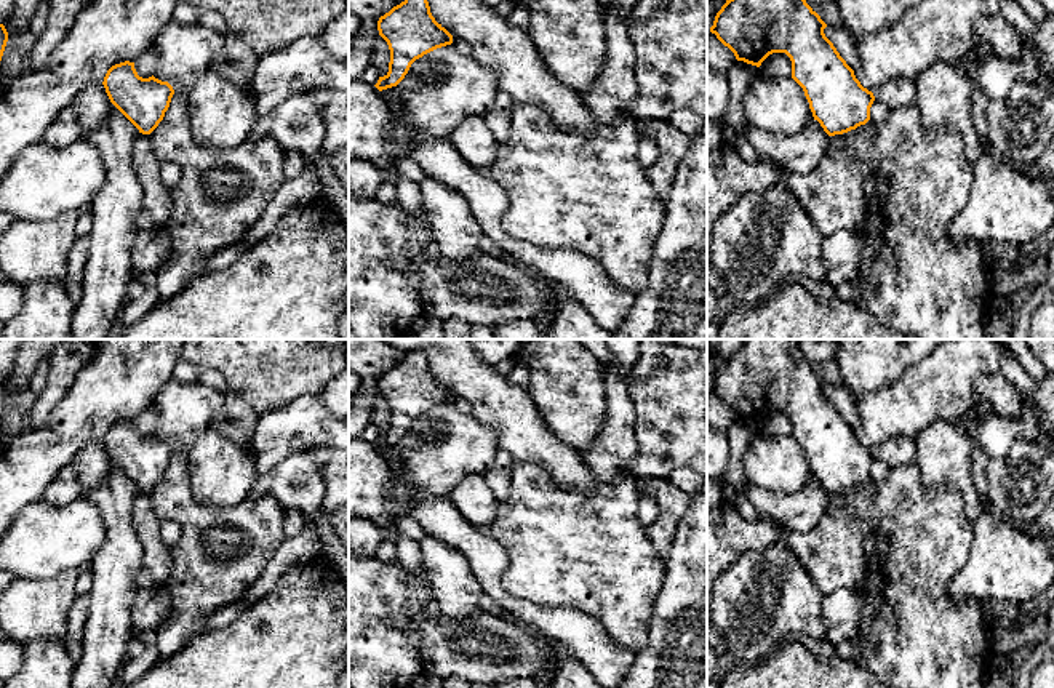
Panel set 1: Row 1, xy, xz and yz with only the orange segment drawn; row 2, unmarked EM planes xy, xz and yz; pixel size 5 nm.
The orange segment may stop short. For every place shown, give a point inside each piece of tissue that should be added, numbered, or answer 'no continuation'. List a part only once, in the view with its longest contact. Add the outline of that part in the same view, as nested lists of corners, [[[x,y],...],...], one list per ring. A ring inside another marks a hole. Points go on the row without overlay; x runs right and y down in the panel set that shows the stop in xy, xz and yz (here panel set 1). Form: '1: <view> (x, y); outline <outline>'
no continuation

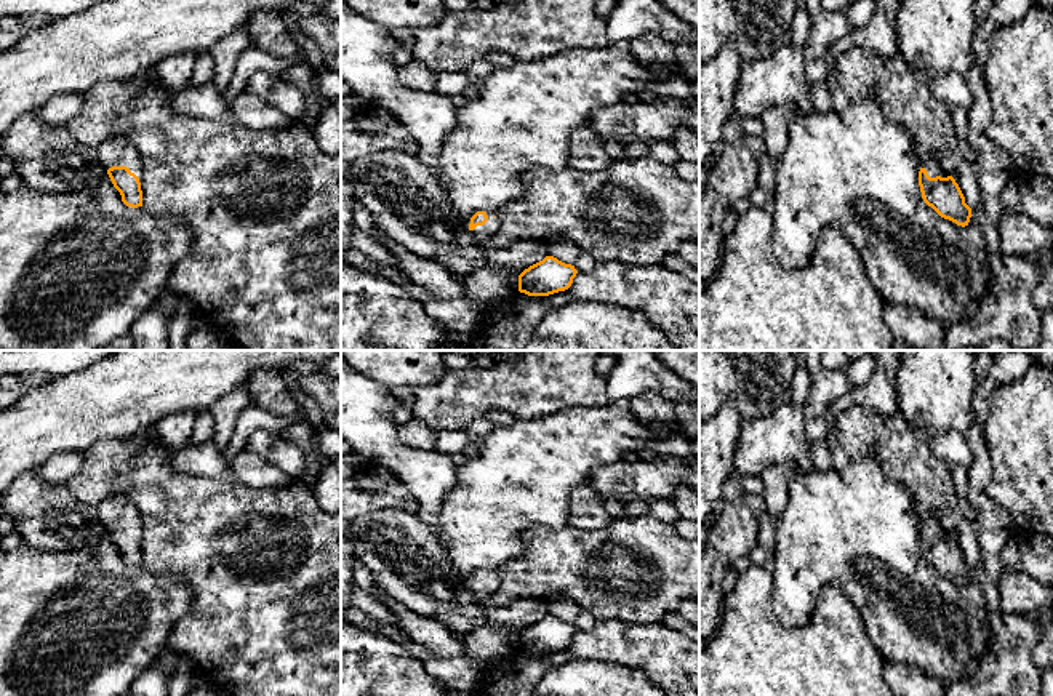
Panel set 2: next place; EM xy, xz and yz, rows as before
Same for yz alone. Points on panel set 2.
1: yz (928, 519); outline [[[927,507],[922,509],[920,526],[925,526],[930,536],[939,534],[939,522],[936,515],[930,512]]]

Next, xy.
1: xy (117, 509); outline [[[112,494],[101,501],[96,506],[96,515],[106,530],[112,525],[126,525],[142,542],[144,523],[136,506],[125,494]]]

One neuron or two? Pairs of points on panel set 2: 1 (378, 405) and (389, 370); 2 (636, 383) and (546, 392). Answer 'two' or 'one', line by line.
1: two
2: two

